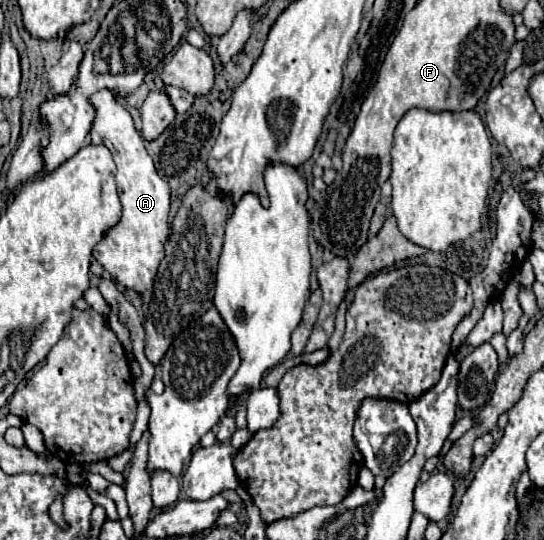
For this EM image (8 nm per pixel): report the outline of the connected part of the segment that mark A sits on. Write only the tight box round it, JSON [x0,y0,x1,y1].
[90,89,170,295]

